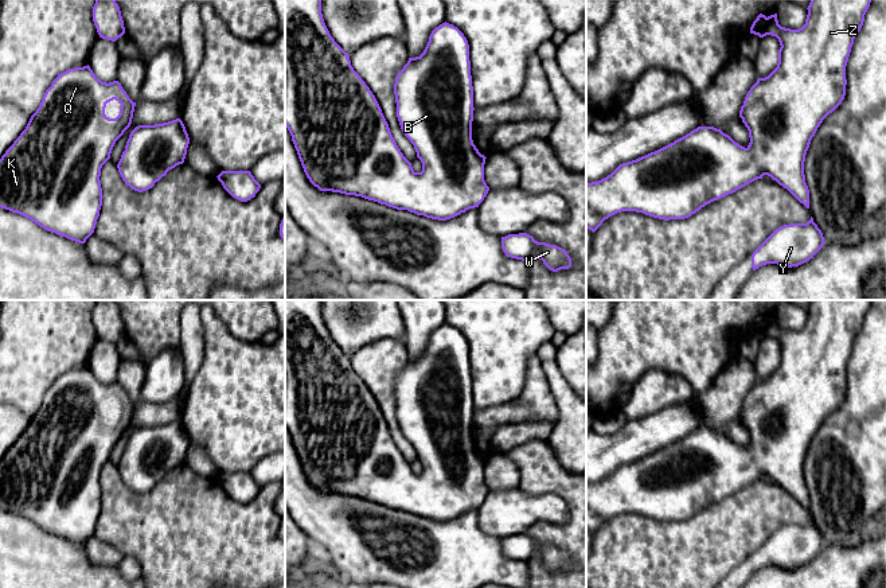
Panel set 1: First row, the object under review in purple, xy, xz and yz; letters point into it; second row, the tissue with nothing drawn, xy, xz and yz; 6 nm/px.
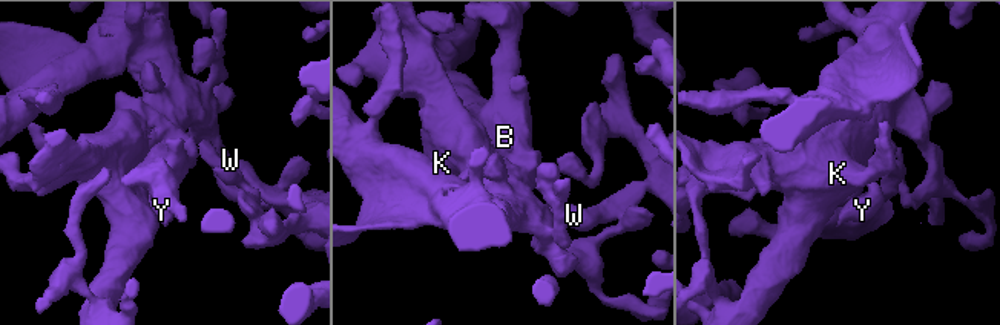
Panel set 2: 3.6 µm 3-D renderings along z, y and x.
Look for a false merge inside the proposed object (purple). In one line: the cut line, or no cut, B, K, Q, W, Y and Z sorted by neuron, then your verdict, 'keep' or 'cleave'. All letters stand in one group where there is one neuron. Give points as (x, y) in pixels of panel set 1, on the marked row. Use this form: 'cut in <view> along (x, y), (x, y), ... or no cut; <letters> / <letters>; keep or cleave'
no cut; B K Q W Y Z; keep

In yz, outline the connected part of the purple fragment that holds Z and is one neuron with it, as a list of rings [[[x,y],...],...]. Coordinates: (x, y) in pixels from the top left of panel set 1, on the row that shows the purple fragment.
[[[811,0],[805,24],[799,30],[781,27],[777,13],[768,17],[760,13],[750,34],[776,36],[781,47],[777,67],[768,77],[757,79],[739,110],[749,131],[749,145],[739,145],[714,126],[698,126],[655,152],[620,164],[606,178],[586,183],[586,229],[594,233],[605,219],[621,211],[643,213],[664,221],[684,219],[764,175],[809,209],[805,155],[823,120],[844,100],[846,66],[870,3]]]

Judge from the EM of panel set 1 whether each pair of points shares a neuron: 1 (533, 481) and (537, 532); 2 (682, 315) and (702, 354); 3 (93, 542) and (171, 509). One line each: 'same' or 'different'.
1: same
2: same
3: different

